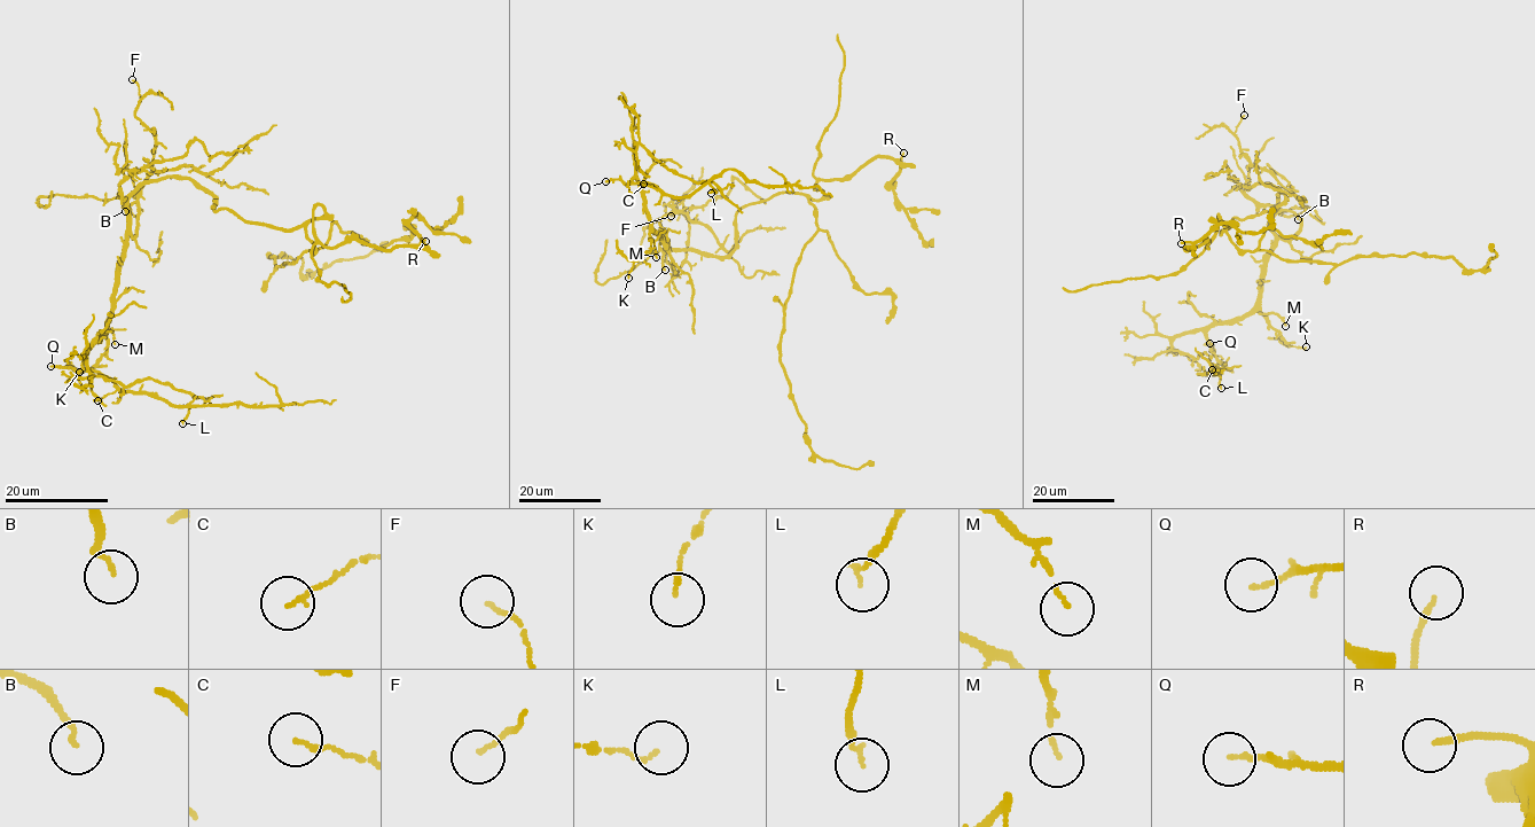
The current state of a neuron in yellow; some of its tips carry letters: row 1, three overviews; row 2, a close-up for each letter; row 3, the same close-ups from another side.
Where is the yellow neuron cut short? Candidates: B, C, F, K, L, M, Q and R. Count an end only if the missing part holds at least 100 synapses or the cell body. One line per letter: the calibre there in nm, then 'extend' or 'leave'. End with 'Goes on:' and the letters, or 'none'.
B: 110 nm thick; extend
C: 100 nm thick; leave
F: 110 nm thick; leave
K: 110 nm thick; leave
L: 100 nm thick; leave
M: 100 nm thick; leave
Q: 140 nm thick; leave
R: 140 nm thick; leave
Goes on: B

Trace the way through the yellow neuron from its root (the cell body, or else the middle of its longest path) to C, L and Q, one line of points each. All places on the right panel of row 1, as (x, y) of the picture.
C: (1277, 207), (1283, 193), (1271, 220), (1275, 243), (1261, 301), (1206, 333), (1219, 361), (1212, 369)
L: (1277, 207), (1283, 193), (1261, 301), (1206, 333), (1224, 364), (1212, 374), (1221, 388)
Q: (1277, 207), (1283, 193), (1261, 301), (1215, 322), (1210, 343)

